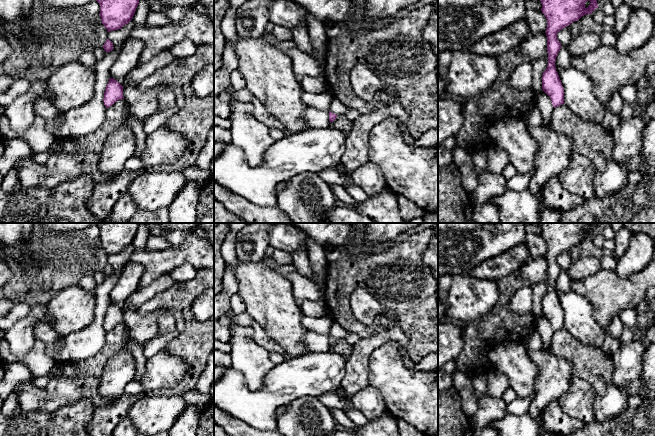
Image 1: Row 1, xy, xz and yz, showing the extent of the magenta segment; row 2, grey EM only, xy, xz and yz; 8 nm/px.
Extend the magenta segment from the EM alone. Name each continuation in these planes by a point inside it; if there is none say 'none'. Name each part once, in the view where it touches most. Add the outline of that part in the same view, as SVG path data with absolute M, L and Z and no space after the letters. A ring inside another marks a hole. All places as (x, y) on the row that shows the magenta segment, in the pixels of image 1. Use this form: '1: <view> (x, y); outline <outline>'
none

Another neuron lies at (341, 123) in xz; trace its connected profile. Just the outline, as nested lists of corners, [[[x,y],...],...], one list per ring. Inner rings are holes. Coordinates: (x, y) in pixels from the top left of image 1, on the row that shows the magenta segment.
[[[338,115],[337,118],[329,124],[329,126],[341,131],[347,138],[350,136],[352,121],[348,120],[345,115]]]

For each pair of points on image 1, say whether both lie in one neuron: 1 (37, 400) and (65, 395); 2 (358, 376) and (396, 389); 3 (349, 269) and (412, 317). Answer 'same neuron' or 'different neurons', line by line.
1: same neuron
2: different neurons
3: same neuron

